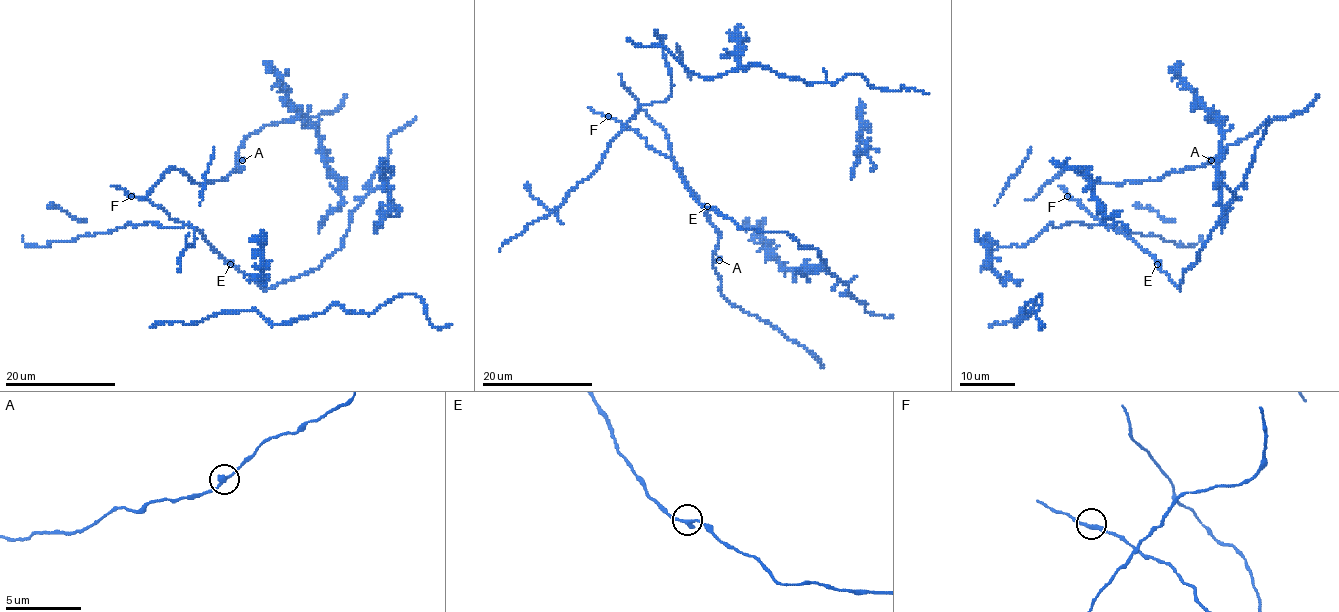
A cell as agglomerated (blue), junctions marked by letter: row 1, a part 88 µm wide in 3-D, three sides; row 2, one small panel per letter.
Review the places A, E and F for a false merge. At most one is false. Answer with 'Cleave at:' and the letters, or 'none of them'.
Cleave at: none of them

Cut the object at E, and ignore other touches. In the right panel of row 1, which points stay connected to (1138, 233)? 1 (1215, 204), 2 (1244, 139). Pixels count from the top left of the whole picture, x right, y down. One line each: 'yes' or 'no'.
1: yes
2: yes

